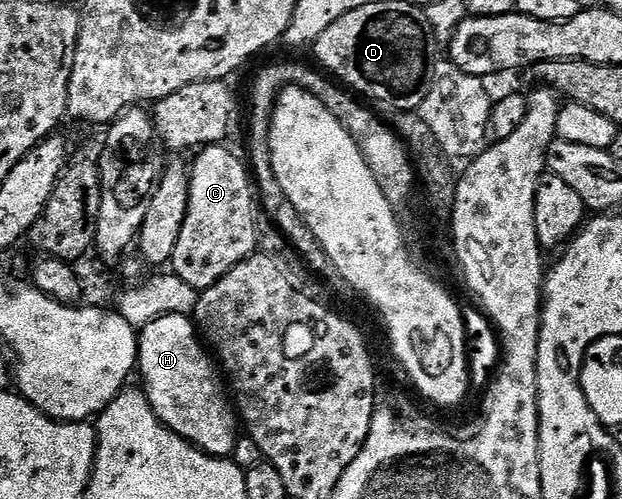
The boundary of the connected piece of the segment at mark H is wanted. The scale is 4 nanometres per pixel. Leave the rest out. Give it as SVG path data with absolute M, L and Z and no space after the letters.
M166 311L155 319L149 320L140 329L136 369L139 374L142 372L142 381L146 384L144 392L154 409L154 414L172 432L210 457L226 459L233 454L240 436L240 418L232 404L231 394L220 376L219 366L216 364L215 358L208 352L195 322L189 316Z

